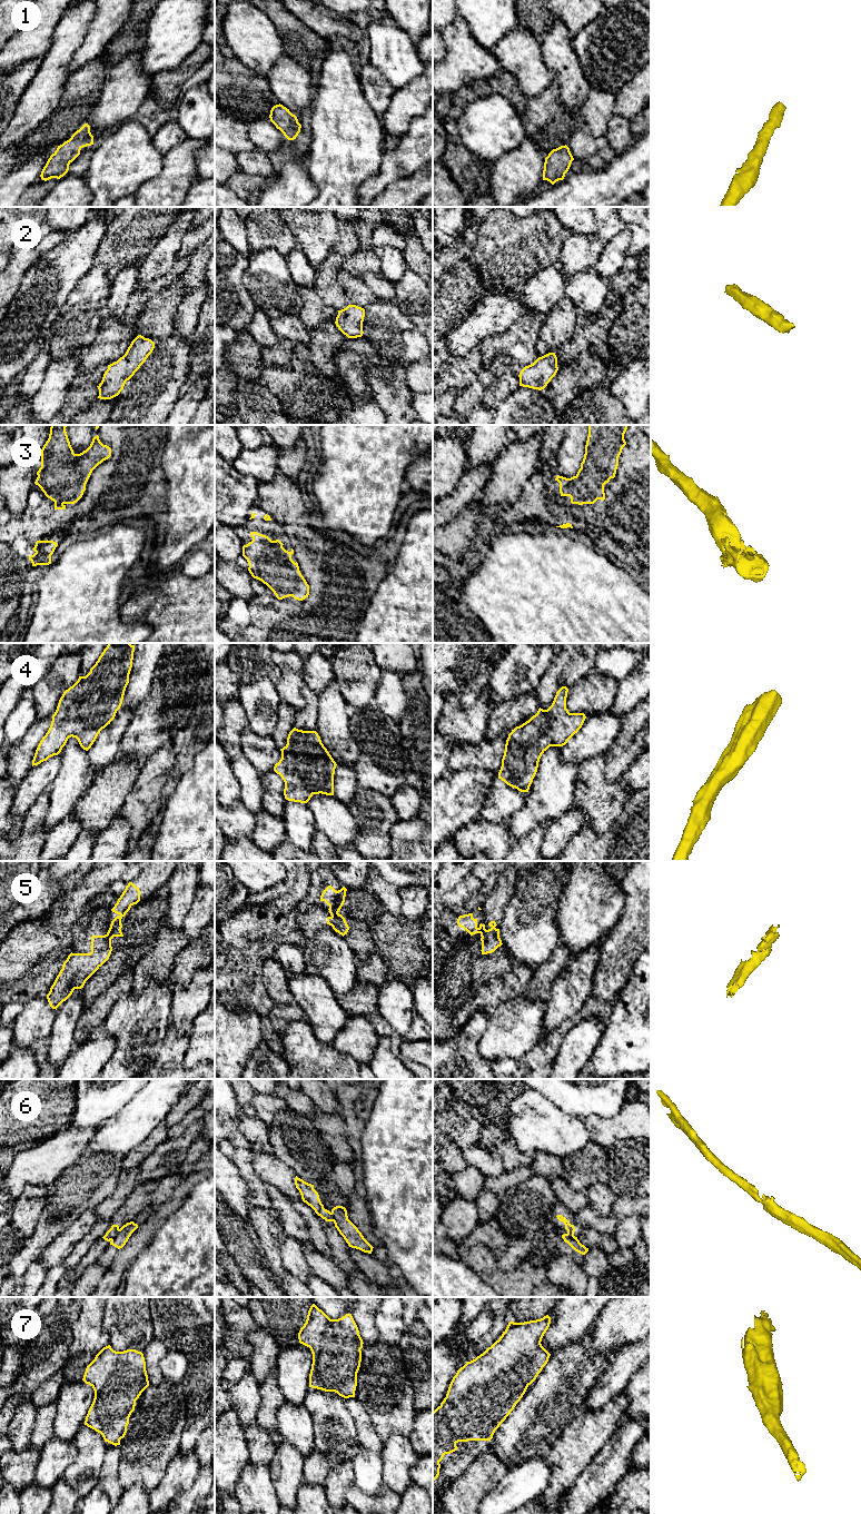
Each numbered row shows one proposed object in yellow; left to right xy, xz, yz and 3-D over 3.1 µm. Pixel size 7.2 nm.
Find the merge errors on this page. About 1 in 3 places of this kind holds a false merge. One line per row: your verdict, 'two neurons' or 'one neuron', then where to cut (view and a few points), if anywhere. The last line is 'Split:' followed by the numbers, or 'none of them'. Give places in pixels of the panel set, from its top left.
1: one neuron; cut none
2: one neuron; cut none
3: one neuron; cut none
4: one neuron; cut none
5: two neurons; cut xy (110, 924), (120, 929)
6: two neurons; cut xy (118, 1228), (110, 1239)
7: one neuron; cut none
Split: 5, 6

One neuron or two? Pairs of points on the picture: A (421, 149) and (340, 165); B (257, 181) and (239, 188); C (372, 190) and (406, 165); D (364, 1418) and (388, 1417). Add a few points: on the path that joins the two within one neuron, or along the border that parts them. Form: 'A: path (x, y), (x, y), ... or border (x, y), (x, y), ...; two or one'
A: border (385, 150), (378, 171), (368, 179); two
B: path (253, 185), (244, 185); one
C: path (380, 181), (397, 165); one
D: border (355, 1397), (362, 1404), (376, 1434), (383, 1441); two

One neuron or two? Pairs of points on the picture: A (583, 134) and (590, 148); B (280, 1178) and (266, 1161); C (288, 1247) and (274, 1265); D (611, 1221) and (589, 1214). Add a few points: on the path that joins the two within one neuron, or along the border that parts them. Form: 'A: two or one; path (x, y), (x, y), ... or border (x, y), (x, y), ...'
A: one; path (583, 137), (583, 141), (586, 145)
B: one; path (276, 1174), (268, 1166)
C: two; border (285, 1234), (279, 1239), (279, 1257), (287, 1272)
D: one; path (605, 1221), (596, 1221), (594, 1219)

